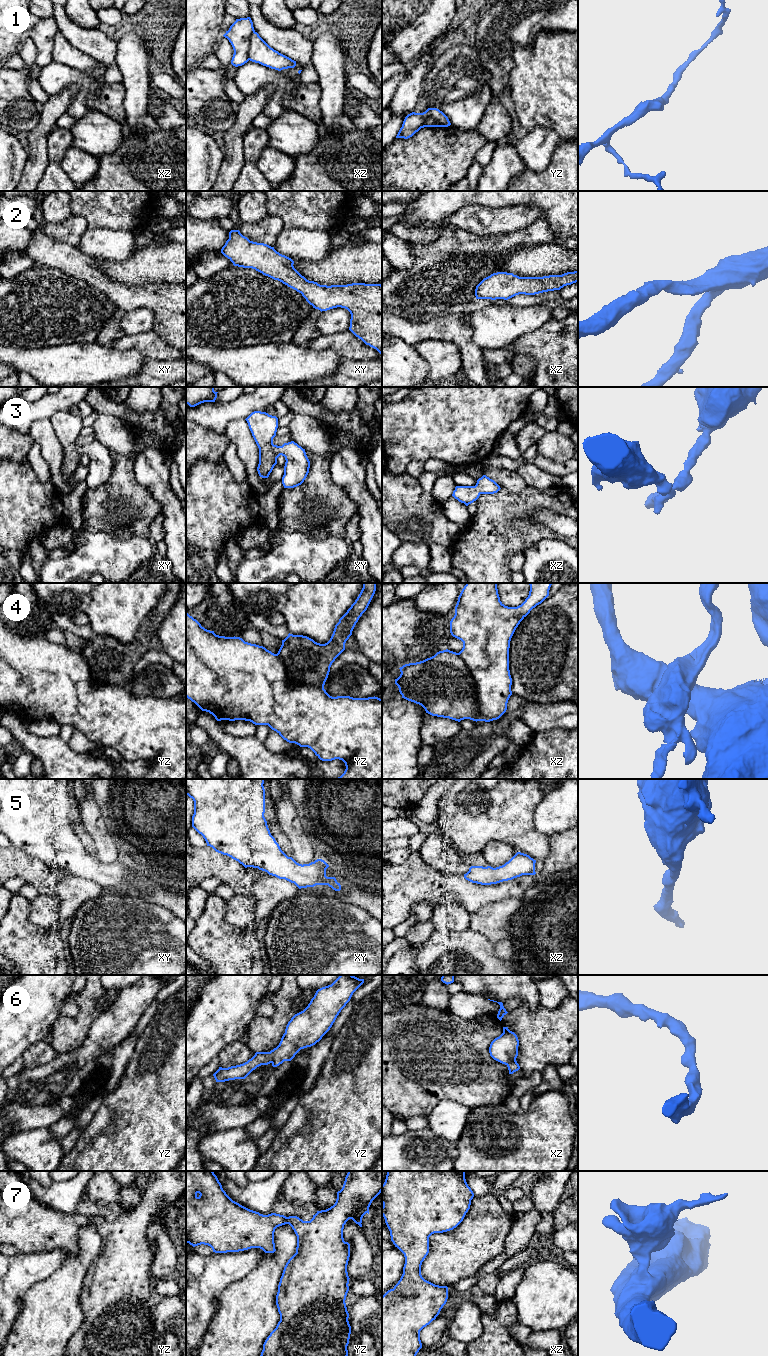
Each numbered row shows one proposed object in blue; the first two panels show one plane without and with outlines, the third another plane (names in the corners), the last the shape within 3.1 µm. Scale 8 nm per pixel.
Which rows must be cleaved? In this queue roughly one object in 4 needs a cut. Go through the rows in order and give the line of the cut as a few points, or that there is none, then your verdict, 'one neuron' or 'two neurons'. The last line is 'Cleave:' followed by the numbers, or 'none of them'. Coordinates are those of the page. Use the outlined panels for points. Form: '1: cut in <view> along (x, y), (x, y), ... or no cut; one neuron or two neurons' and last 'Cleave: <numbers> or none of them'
1: cut in xz along (254, 31), (250, 39), (248, 59); two neurons
2: no cut; one neuron
3: no cut; one neuron
4: cut in xz along (458, 653), (475, 684), (479, 720); two neurons
5: no cut; one neuron
6: no cut; one neuron
7: no cut; one neuron
Cleave: 1, 4

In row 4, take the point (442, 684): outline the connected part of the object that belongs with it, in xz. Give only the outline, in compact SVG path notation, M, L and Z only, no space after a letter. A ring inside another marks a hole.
M446 649L423 661L405 664L399 669L401 674L395 679L395 684L402 698L421 705L426 713L432 716L449 718L458 722L464 719L479 721L476 684L459 653Z

